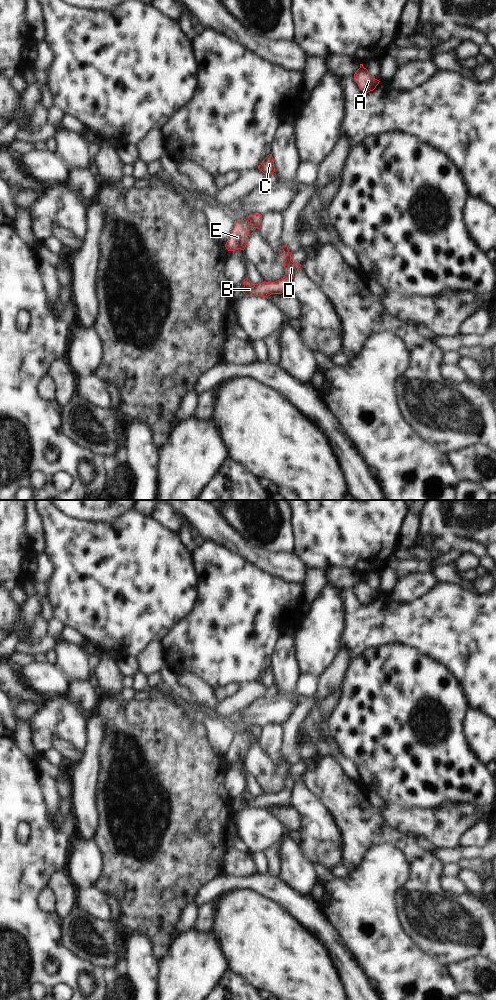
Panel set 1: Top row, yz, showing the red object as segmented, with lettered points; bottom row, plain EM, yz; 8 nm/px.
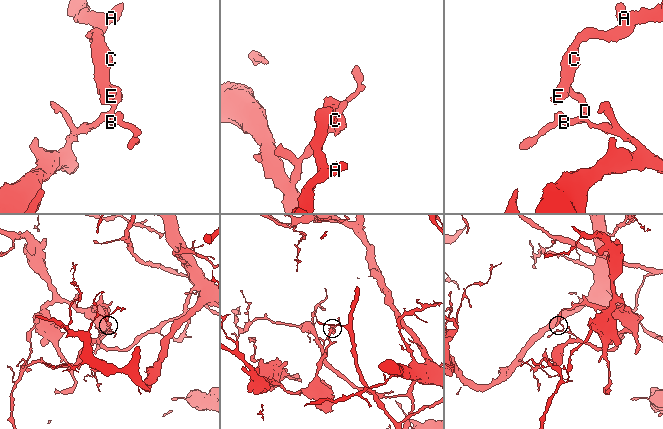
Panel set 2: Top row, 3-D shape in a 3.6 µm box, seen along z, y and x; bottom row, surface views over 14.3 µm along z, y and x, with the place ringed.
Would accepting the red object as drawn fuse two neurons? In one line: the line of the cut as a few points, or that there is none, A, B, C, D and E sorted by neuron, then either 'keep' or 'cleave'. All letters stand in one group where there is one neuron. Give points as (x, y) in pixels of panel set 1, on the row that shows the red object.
yz (250, 216), (250, 219), (257, 227) | A C E / B D | cleave

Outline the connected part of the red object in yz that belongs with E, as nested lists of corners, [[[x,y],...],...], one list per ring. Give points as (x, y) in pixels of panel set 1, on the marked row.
[[[247,216],[243,221],[236,221],[236,224],[230,234],[225,247],[228,251],[235,251],[241,249],[244,251],[247,243],[249,231],[252,228],[257,228],[252,220],[251,216]]]

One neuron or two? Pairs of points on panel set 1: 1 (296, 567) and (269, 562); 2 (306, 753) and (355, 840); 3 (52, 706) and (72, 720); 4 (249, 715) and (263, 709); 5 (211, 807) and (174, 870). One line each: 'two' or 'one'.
1: one
2: two
3: one
4: one
5: one

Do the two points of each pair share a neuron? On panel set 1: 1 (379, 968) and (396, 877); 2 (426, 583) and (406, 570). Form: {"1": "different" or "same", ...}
{"1": "same", "2": "different"}

